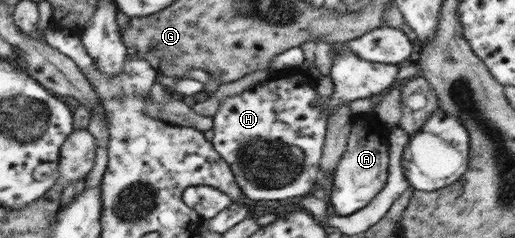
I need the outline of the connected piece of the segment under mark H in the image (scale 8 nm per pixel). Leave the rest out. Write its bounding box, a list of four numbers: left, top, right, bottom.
[212,76,334,200]

